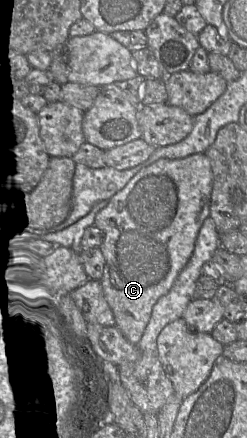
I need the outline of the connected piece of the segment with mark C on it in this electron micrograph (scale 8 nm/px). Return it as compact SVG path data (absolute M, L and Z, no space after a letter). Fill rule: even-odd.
M205 153L178 159L161 158L135 174L94 218L94 225L103 232L100 248L105 266L100 283L113 311L115 326L133 345L140 342L153 306L169 292L192 256L199 230L210 214L212 183L210 159Z

